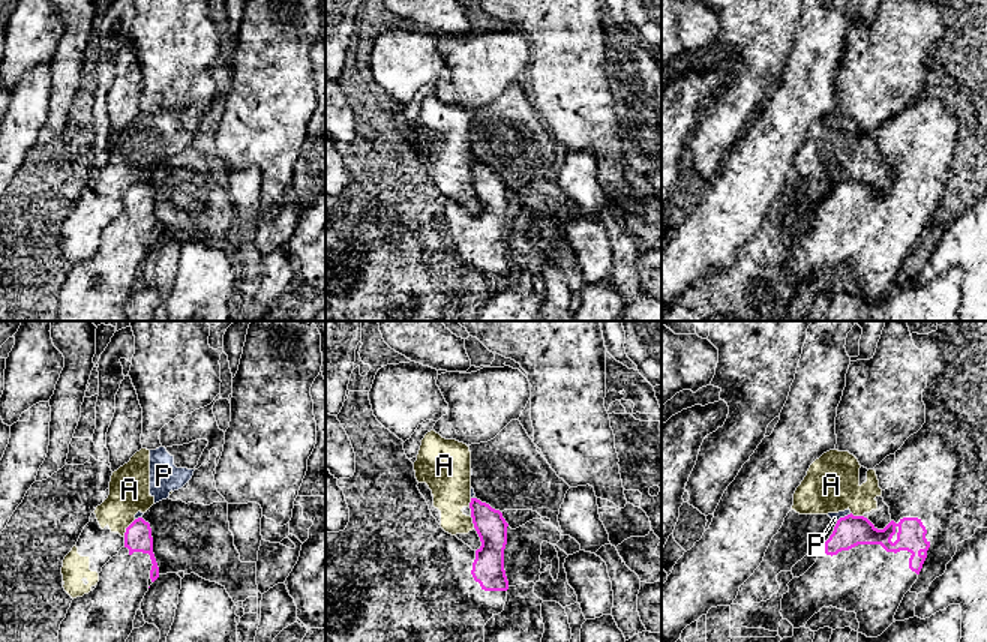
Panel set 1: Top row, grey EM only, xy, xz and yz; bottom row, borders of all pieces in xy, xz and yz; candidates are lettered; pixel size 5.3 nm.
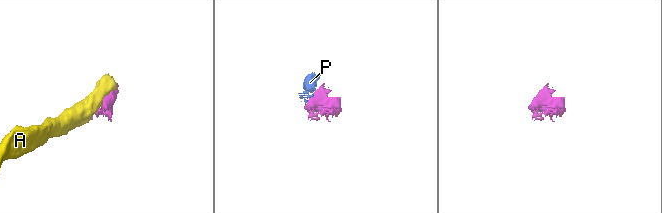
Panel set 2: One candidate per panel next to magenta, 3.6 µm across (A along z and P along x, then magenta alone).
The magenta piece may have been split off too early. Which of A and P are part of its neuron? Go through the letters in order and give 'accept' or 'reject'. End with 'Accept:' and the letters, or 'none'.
A: reject
P: reject
Accept: none

